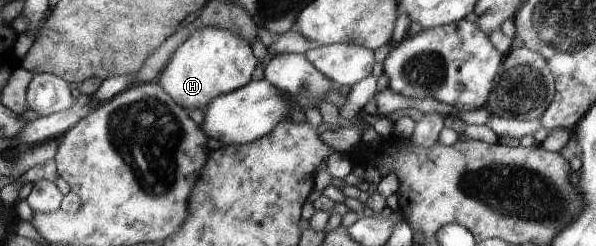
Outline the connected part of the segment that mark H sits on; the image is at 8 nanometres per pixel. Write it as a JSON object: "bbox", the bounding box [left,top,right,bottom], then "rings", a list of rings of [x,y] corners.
{"bbox":[156,26,258,112],"rings":[[[206,26],[192,33],[182,45],[177,47],[156,81],[186,111],[200,109],[205,112],[214,98],[250,83],[256,65],[258,61],[246,37],[224,28]]]}

